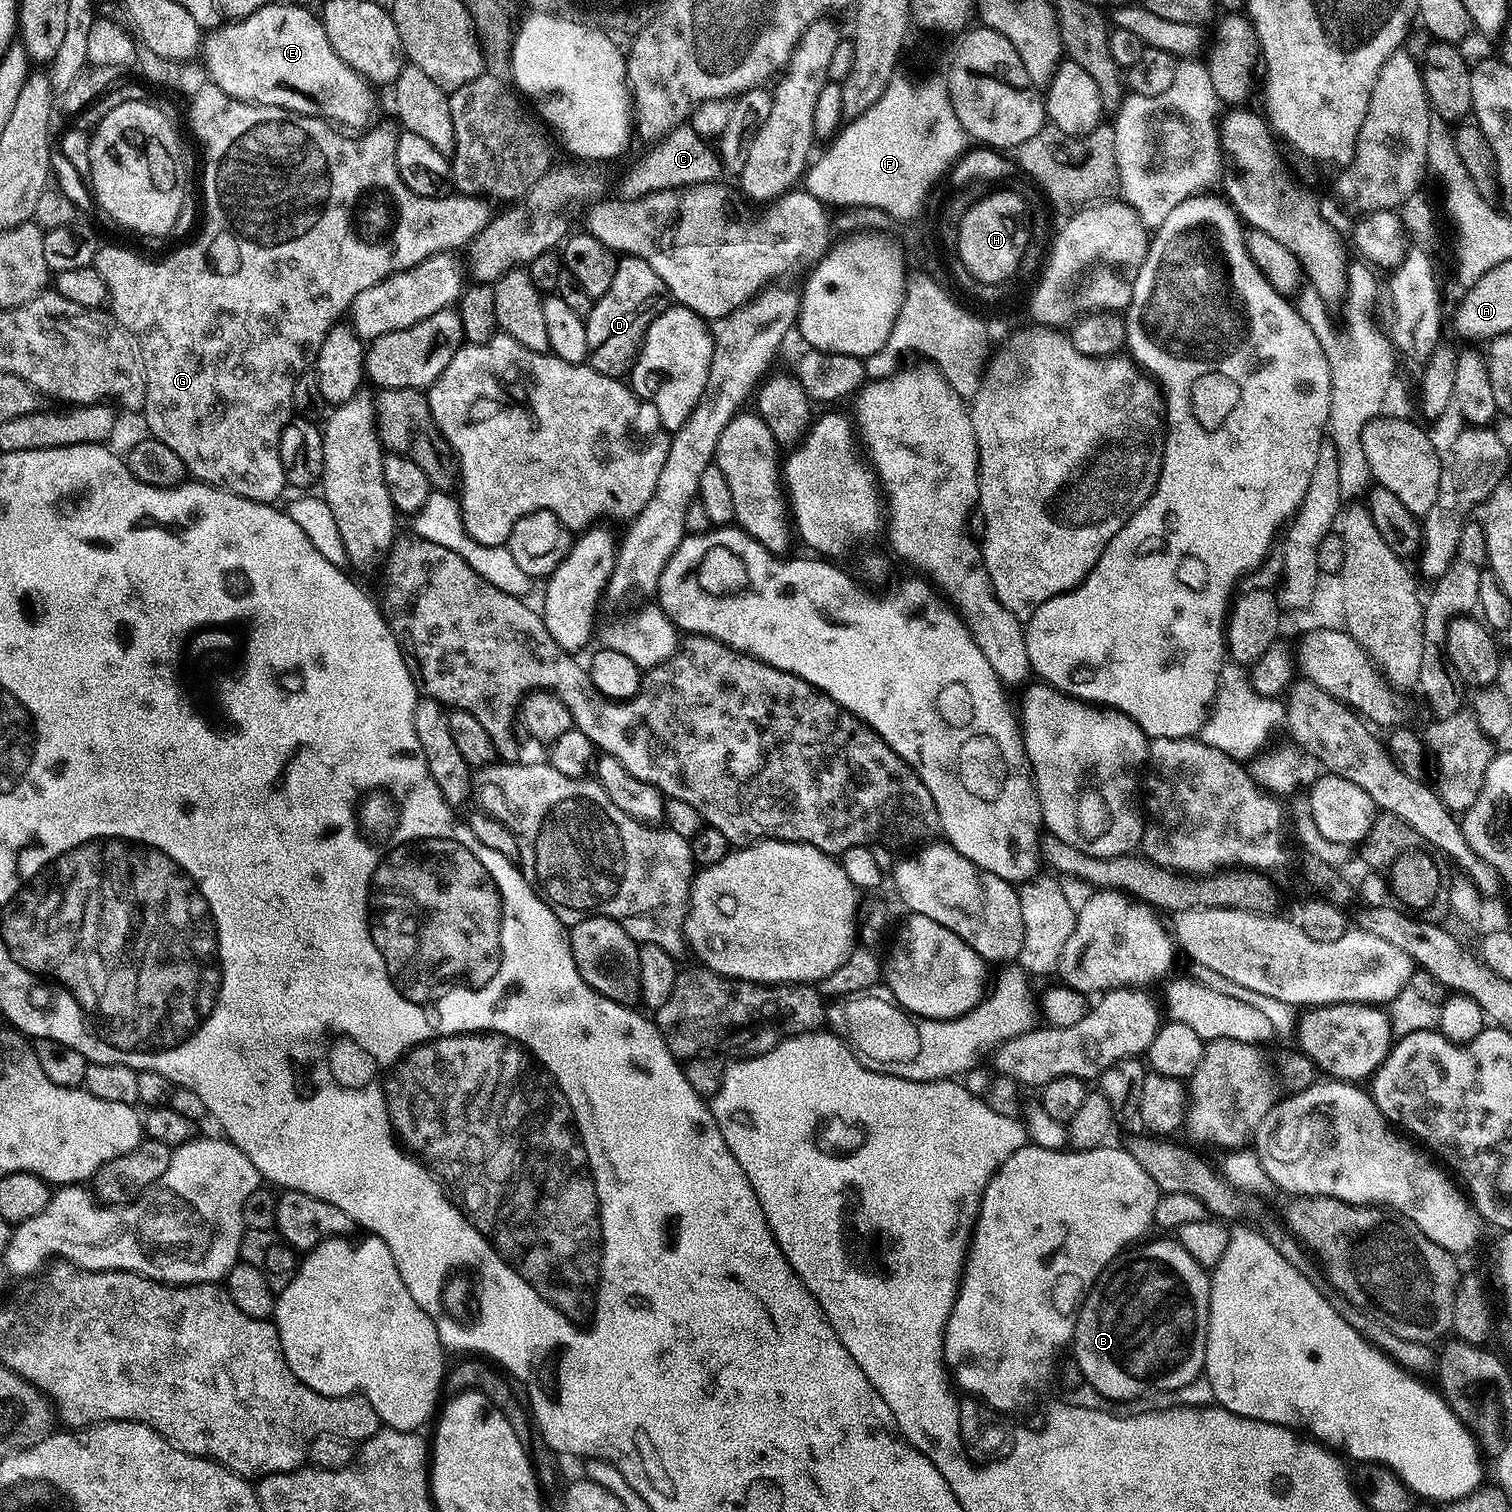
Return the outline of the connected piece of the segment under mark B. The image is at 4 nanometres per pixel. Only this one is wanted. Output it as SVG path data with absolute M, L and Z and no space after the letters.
M1175 1239L1156 1240L1153 1244L1143 1244L1121 1252L1106 1266L1106 1270L1102 1270L1102 1274L1093 1282L1092 1289L1088 1291L1083 1304L1080 1305L1079 1312L1076 1313L1076 1333L1072 1335L1070 1345L1071 1351L1076 1351L1075 1367L1079 1368L1081 1377L1087 1384L1094 1386L1094 1390L1098 1390L1098 1394L1106 1394L1106 1398L1111 1400L1129 1400L1153 1390L1166 1392L1169 1388L1186 1386L1186 1382L1194 1382L1194 1378L1201 1375L1204 1370L1208 1315L1210 1314L1210 1290L1212 1289L1209 1273L1197 1260L1190 1258L1190 1254L1186 1254L1186 1250Z

